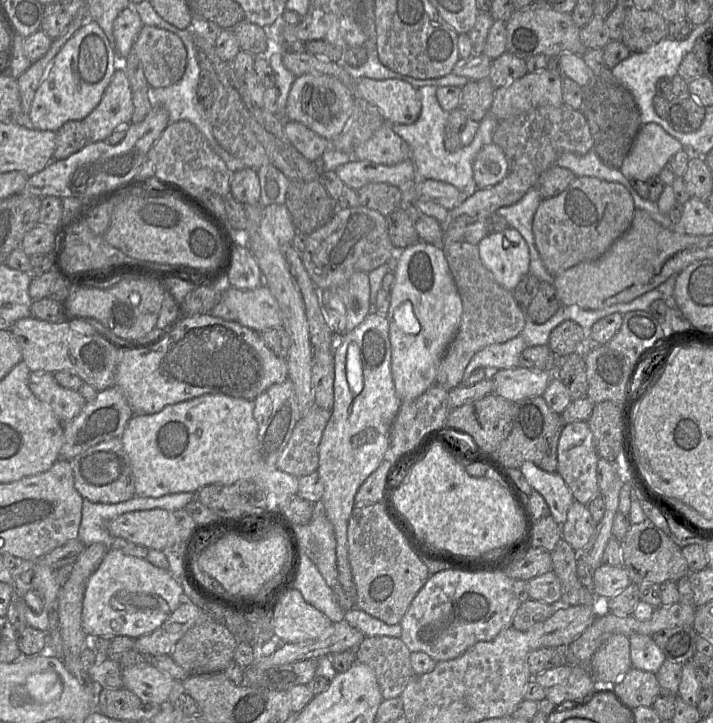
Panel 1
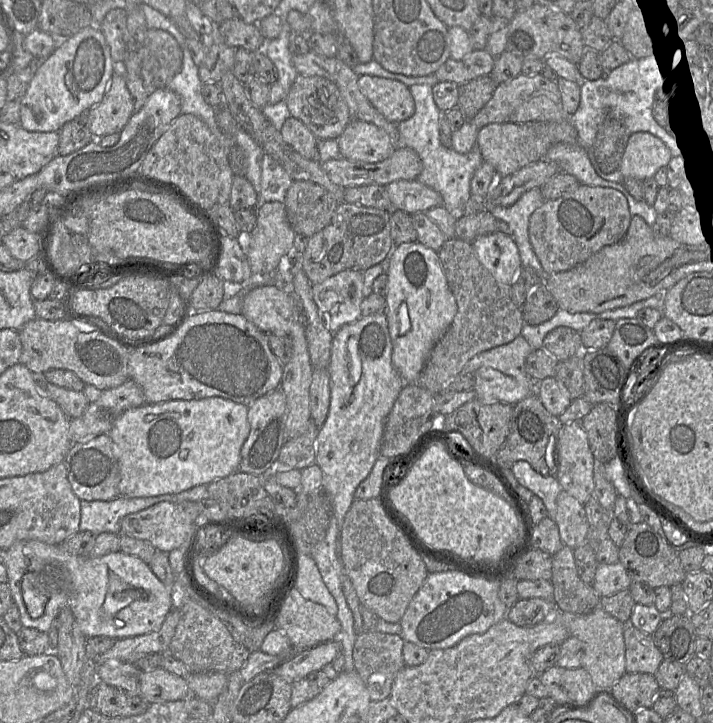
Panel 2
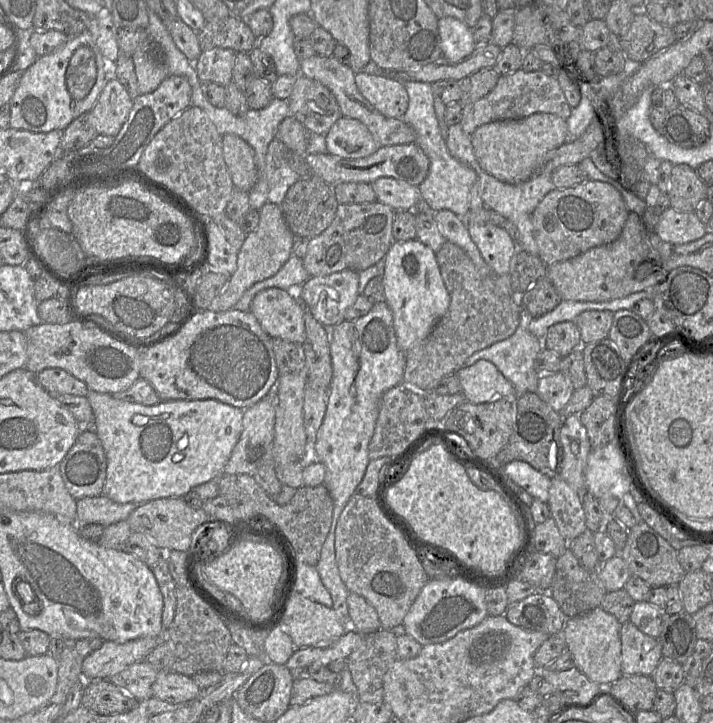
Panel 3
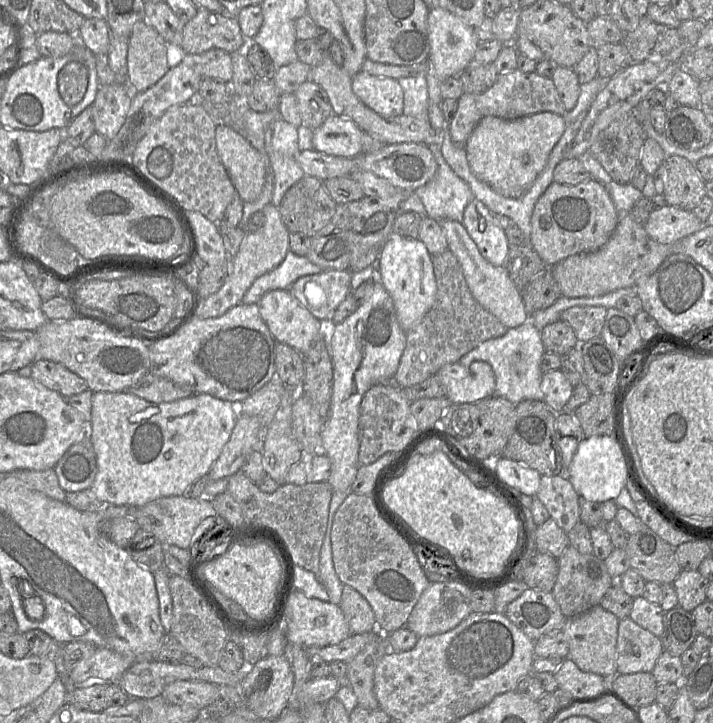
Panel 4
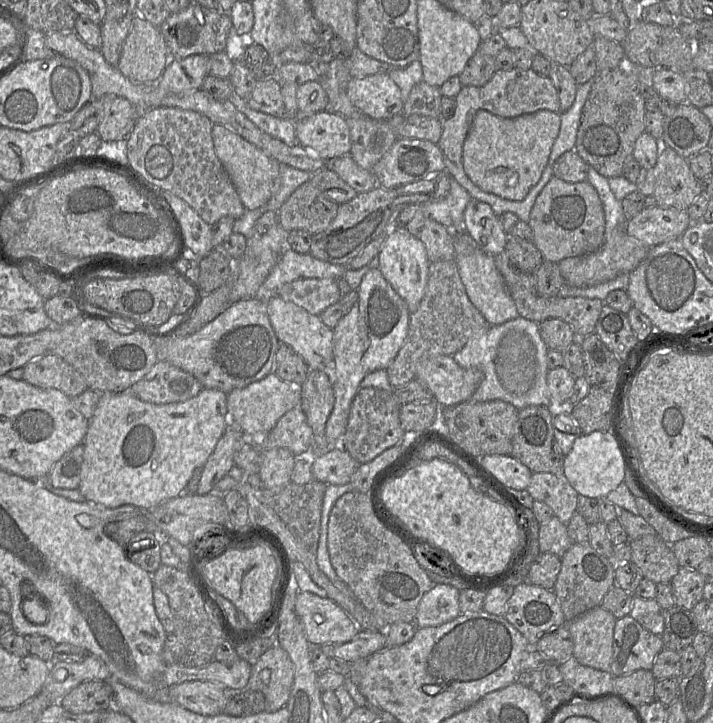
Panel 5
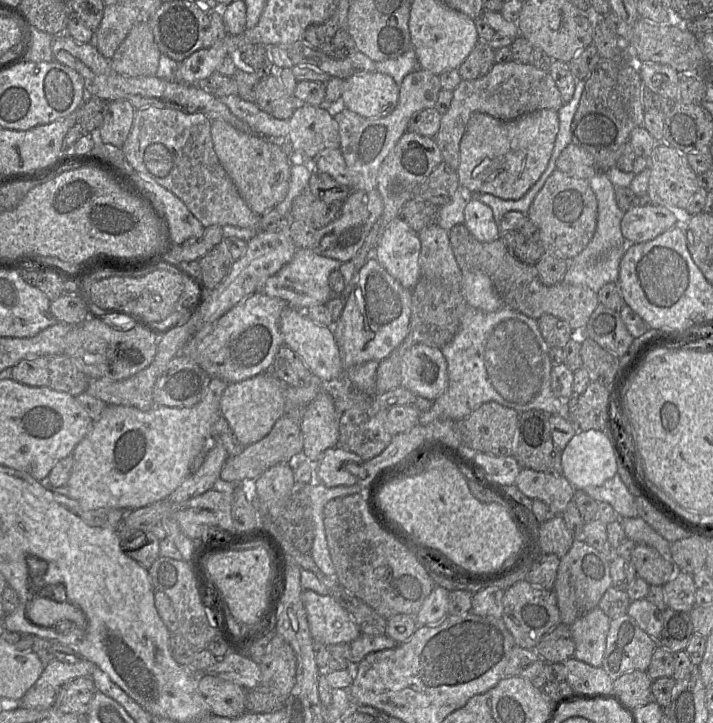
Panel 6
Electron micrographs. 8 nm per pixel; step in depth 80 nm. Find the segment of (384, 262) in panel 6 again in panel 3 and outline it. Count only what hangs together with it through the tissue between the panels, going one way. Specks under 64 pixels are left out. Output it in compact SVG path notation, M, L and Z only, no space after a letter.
M415 239L395 241L384 257L381 276L384 301L392 312L397 344L403 352L427 338L449 308L450 297L435 255L428 246Z

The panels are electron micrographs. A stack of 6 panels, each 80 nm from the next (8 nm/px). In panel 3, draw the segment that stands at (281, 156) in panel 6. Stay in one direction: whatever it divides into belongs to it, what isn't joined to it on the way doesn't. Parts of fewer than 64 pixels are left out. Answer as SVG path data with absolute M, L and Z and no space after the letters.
M235 134L222 136L223 157L236 189L249 192L258 178L254 149Z

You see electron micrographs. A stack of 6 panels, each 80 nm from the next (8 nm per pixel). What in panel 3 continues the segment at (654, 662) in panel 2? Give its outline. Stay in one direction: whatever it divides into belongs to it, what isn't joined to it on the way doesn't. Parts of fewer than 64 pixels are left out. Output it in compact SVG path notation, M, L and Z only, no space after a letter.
M630 620L621 625L623 675L652 675L663 658L659 640L638 629Z

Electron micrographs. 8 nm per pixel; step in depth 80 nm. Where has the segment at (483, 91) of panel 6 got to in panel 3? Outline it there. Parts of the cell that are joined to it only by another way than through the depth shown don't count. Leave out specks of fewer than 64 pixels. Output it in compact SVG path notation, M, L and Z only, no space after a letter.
M519 68L512 73L500 75L497 84L486 96L464 104L460 125L466 134L471 135L483 124L519 120L537 113L554 114L567 120L571 110L556 78L545 75L540 70L526 72Z

